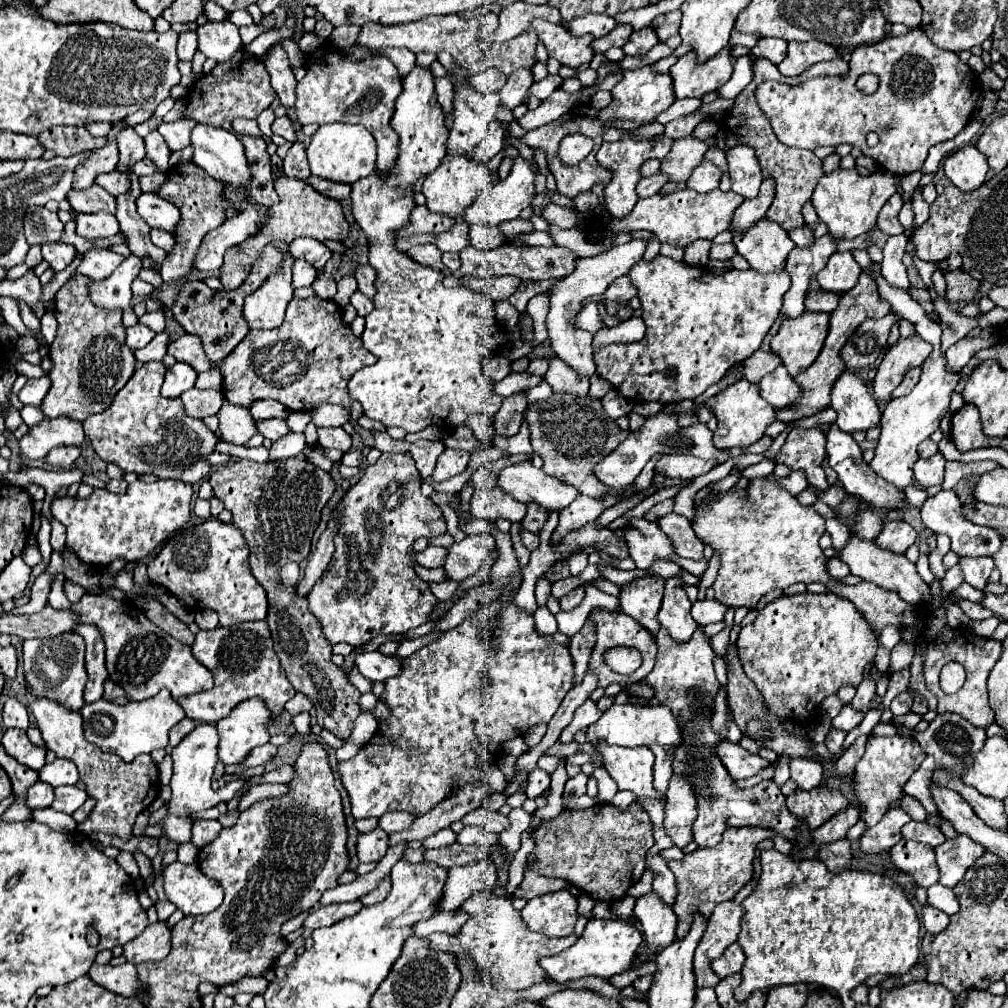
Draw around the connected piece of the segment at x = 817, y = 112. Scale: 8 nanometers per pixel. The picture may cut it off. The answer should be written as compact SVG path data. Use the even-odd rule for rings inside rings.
M920 27L908 31L906 35L886 37L872 45L860 45L852 51L852 65L848 75L836 77L814 77L798 85L784 85L778 81L764 81L756 89L756 103L768 117L774 135L790 147L800 149L816 149L822 145L854 145L864 155L870 155L882 169L892 171L896 175L908 175L920 169L926 161L928 149L936 143L954 139L958 131L968 123L974 103L982 93L982 86L977 84L974 71L960 61L956 53L944 53L936 49L932 41L924 35ZM862 73L874 73L880 77L880 87L872 95L864 95L854 87L854 79ZM876 131L880 135L880 143L876 147L866 145L866 133Z

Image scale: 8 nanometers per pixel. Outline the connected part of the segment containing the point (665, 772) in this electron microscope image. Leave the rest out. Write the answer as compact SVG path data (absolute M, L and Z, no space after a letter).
M612 705L608 711L604 711L604 715L586 729L586 739L592 745L598 745L600 741L608 743L608 745L624 745L624 747L640 747L644 743L648 743L646 747L652 749L652 753L656 755L656 763L654 763L654 783L656 789L660 789L662 793L666 793L668 789L668 781L672 777L672 747L676 747L676 741L680 741L680 731L676 725L676 717L672 717L672 711L664 705Z

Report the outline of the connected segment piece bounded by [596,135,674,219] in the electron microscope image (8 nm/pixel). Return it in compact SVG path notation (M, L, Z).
M660 135L654 145L650 143L650 139L640 139L640 141L638 141L638 139L628 139L628 137L626 137L626 139L620 139L620 141L616 141L616 143L602 143L600 151L596 153L596 159L598 159L602 165L608 165L608 169L612 169L612 171L616 173L616 177L612 177L612 181L610 181L610 183L606 185L606 189L604 189L606 207L610 209L612 217L624 219L624 217L634 209L634 205L636 205L636 201L638 201L638 195L636 195L634 187L636 187L636 183L638 183L638 169L640 169L640 165L642 165L646 159L652 159L652 157L656 157L656 159L666 157L666 155L670 153L672 145L674 145L674 141L668 139L668 137L664 137L664 135Z

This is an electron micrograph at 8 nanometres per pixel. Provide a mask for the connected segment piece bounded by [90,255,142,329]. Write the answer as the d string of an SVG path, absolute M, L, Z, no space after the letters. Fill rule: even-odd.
M130 255L124 261L124 265L120 265L120 269L116 269L116 273L112 273L112 277L108 277L104 281L94 281L90 285L92 302L95 305L103 309L122 309L124 311L126 329L138 323L138 319L134 317L134 311L130 309L130 299L132 299L130 285L138 277L140 269L142 269L142 259L136 255Z

